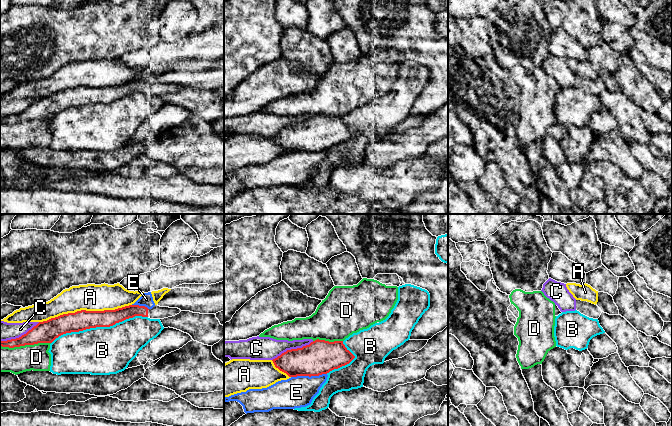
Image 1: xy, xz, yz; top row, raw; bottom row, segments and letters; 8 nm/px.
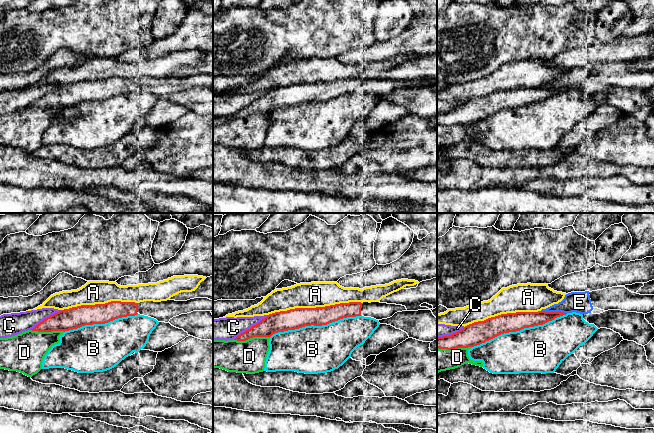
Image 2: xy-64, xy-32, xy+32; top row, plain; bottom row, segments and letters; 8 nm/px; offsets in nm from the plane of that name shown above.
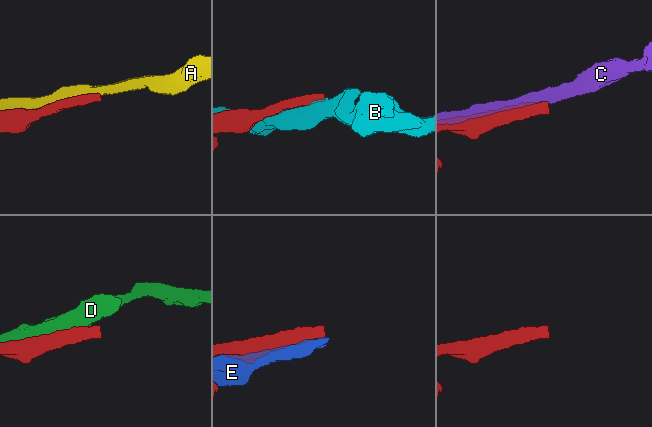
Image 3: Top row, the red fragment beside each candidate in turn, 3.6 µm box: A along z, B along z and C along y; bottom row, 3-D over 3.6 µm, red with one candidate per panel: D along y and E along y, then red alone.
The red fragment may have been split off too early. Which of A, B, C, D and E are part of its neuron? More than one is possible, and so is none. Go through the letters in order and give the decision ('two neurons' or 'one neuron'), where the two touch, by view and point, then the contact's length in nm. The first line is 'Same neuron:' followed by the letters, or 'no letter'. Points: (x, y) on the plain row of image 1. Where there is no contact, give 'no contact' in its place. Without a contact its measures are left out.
Same neuron: no letter
A: two neurons; contact xy (85, 86); length 750 nm
B: two neurons; contact xy (99, 102); length 800 nm
C: two neurons; contact xz (292, 125); length 360 nm
D: two neurons; contact xy (25, 120); length 400 nm
E: two neurons; contact xz (308, 151); length 280 nm

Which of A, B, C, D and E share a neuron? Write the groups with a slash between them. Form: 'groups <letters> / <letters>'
groups A / B / C / D / E

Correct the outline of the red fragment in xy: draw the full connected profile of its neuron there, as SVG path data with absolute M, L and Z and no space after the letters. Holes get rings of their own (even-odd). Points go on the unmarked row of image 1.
M129 81L115 86L81 86L39 98L19 114L0 117L0 122L14 124L38 119L52 119L56 114L66 109L96 103L110 103L135 92L164 95L175 92L180 88L181 86L178 84L160 83L158 81L155 81L152 85L145 82Z

